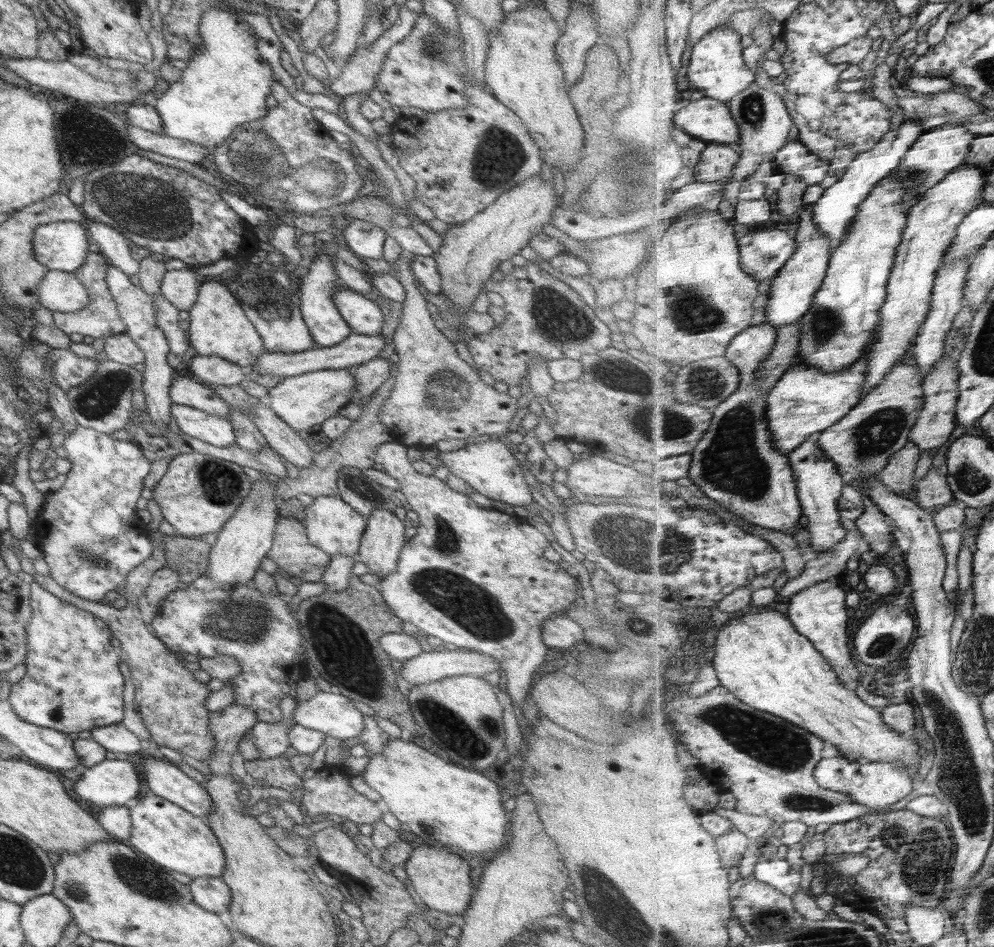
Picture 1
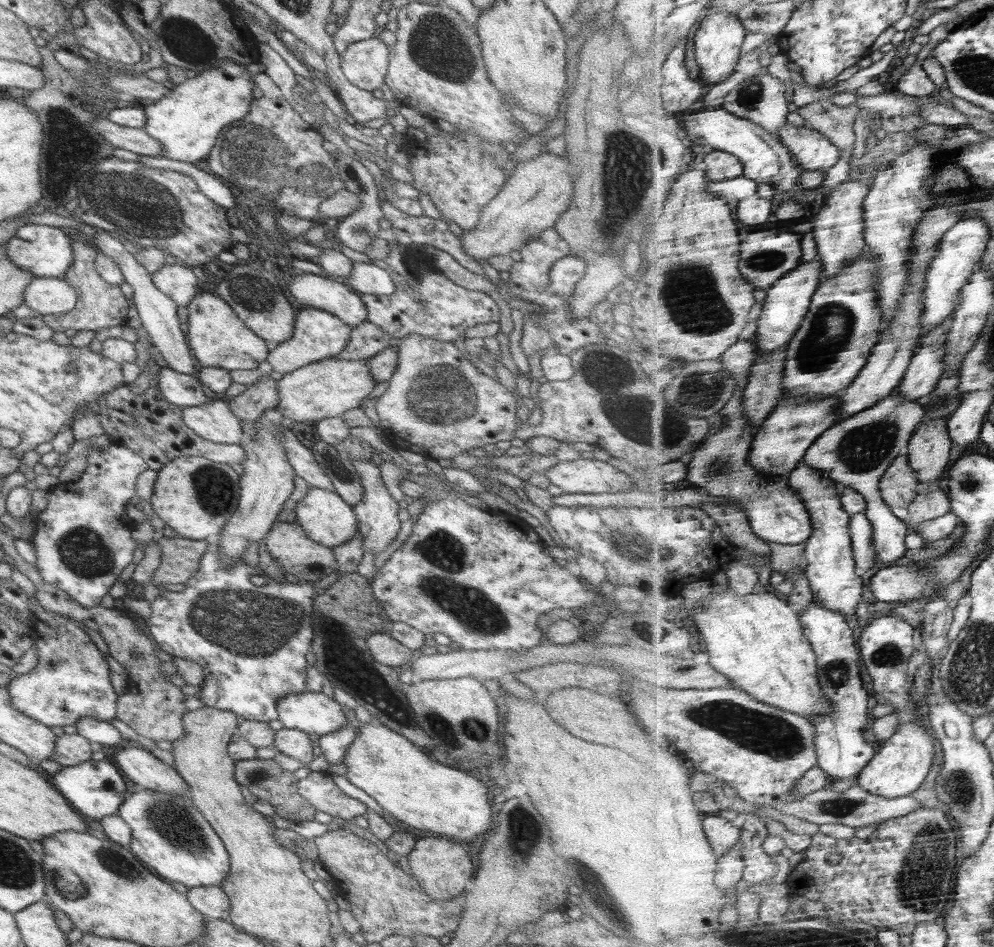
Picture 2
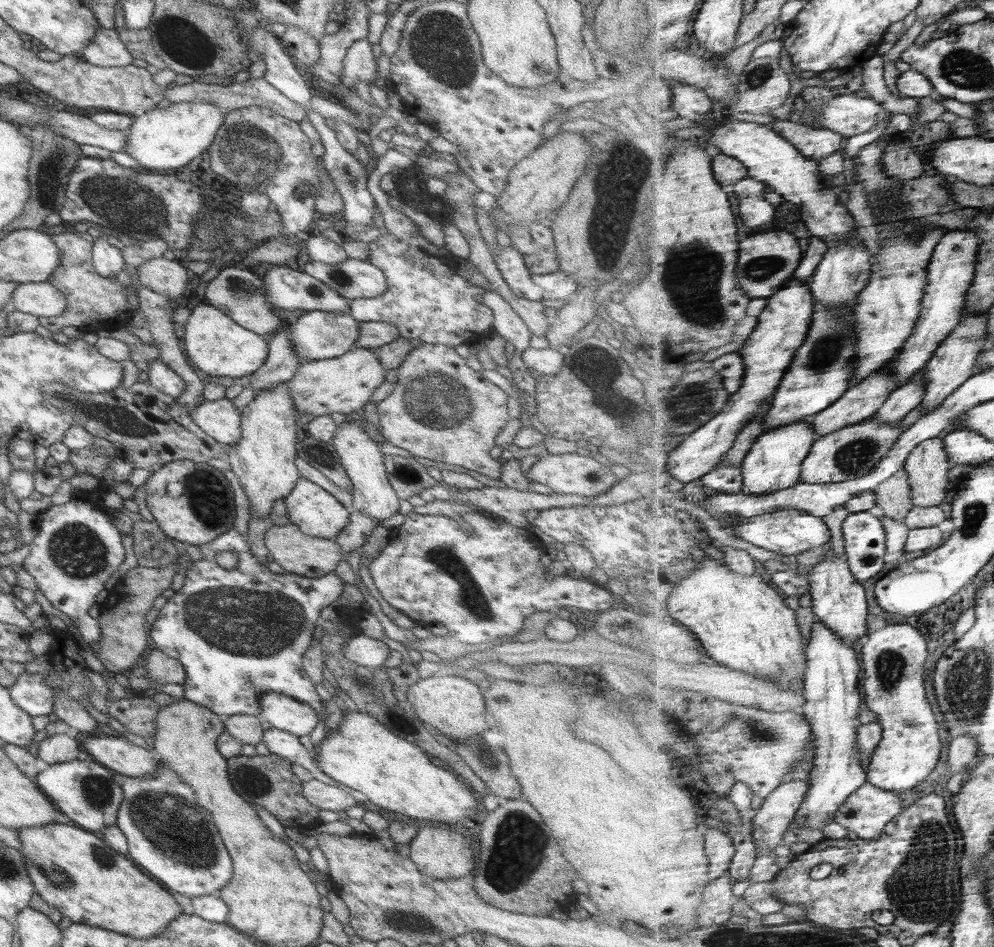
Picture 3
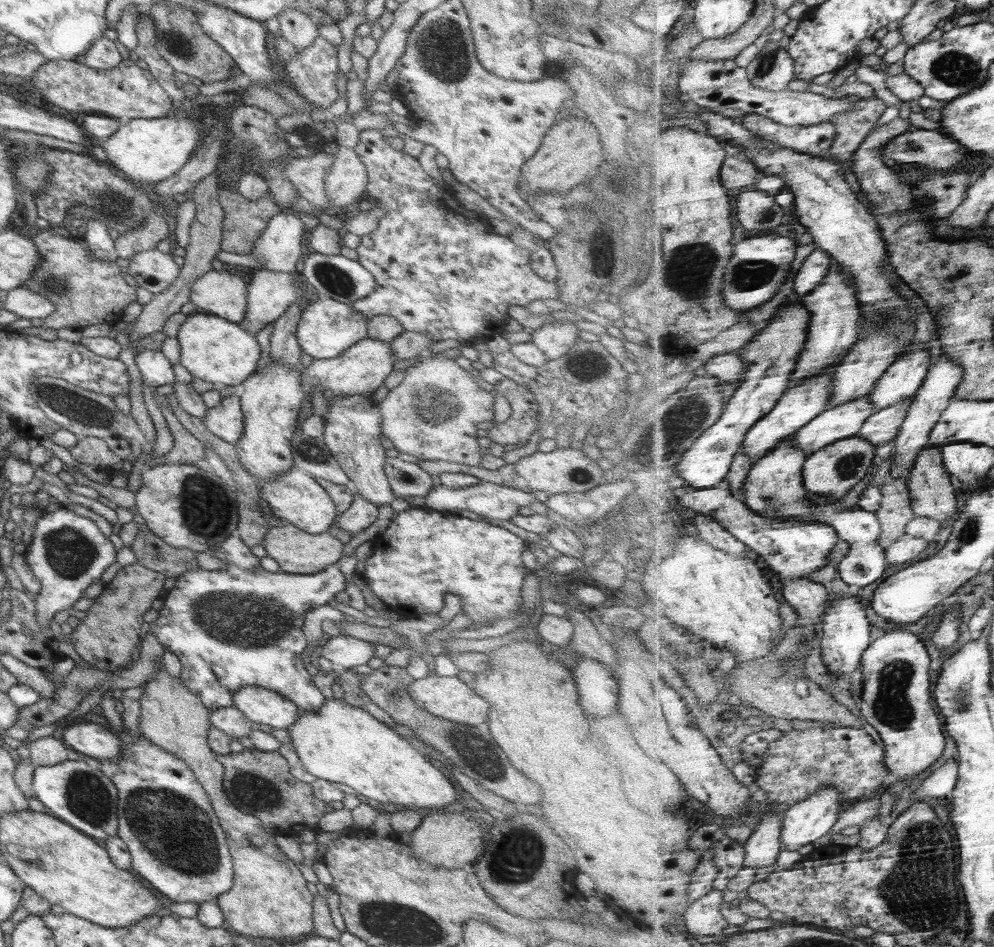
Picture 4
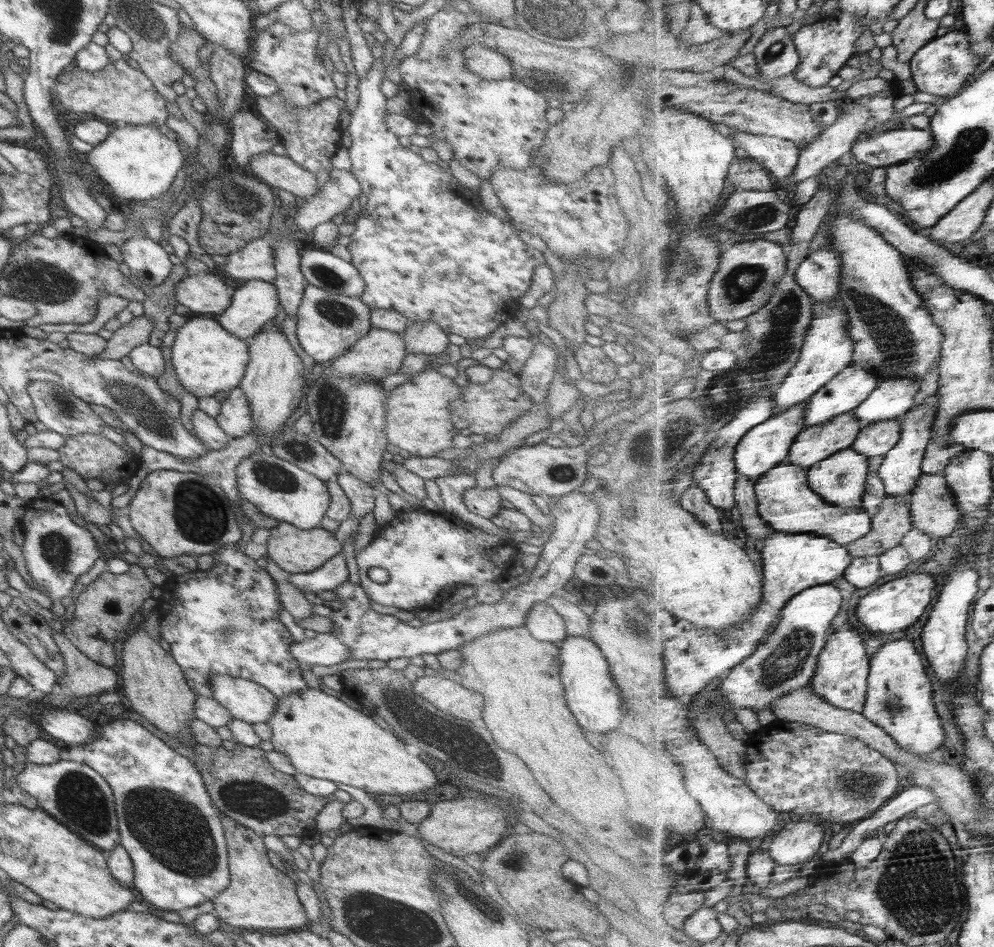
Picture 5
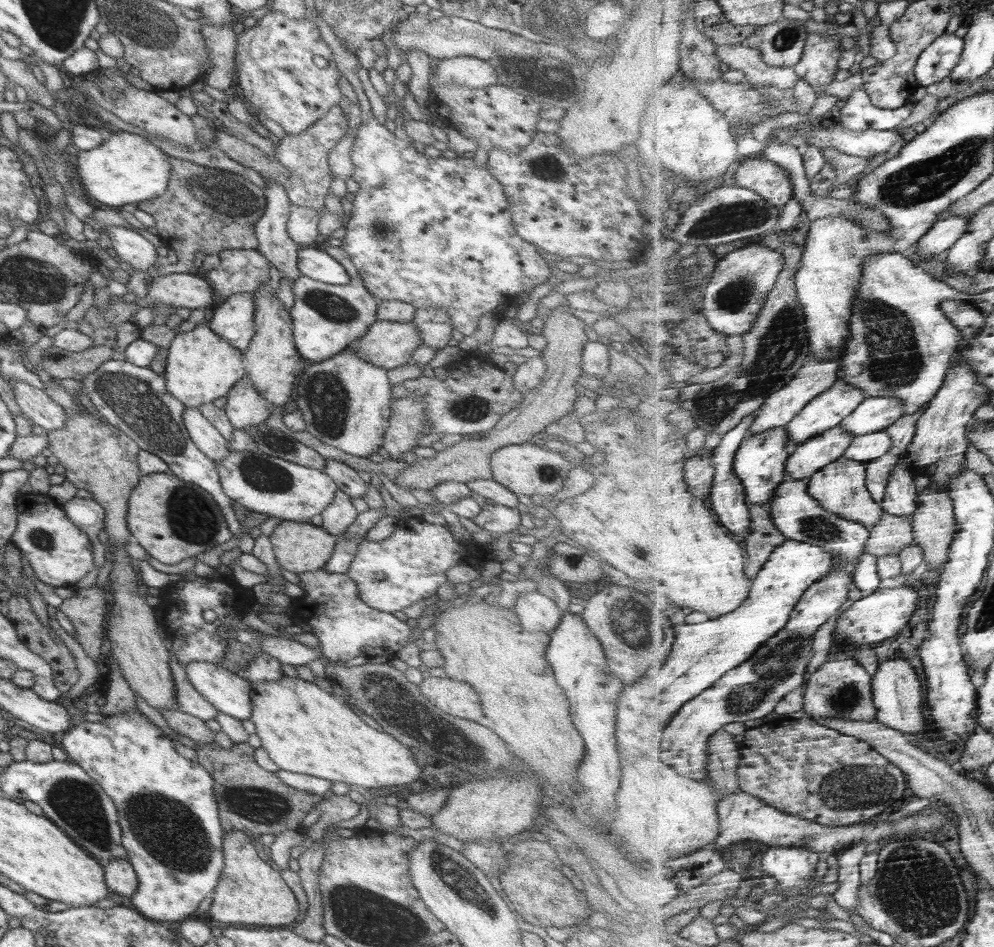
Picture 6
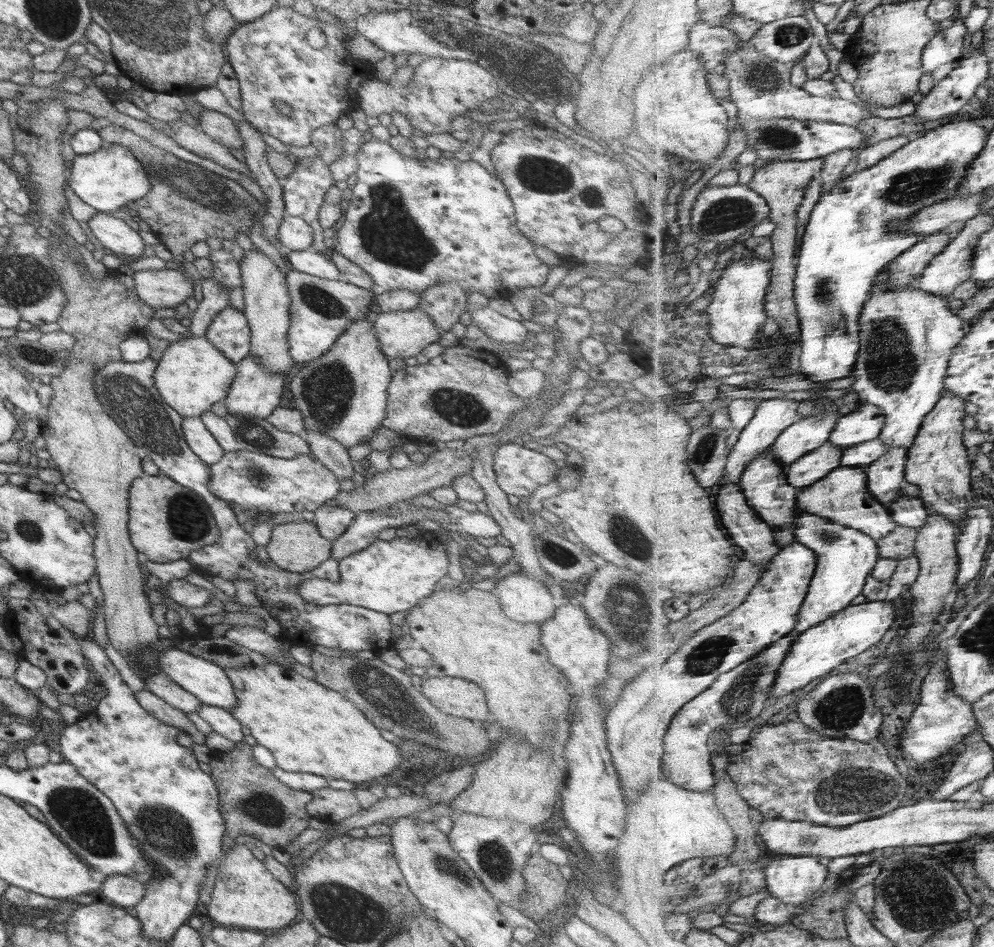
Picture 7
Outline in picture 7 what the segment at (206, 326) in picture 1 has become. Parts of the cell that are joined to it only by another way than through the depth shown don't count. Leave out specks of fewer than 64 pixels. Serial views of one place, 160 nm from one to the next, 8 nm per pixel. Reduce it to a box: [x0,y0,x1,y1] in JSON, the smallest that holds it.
[153,336,235,417]

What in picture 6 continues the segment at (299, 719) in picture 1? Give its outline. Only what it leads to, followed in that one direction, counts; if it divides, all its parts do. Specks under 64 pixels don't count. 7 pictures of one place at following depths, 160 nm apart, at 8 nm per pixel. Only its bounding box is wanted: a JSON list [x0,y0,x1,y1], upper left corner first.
[183,662,252,721]

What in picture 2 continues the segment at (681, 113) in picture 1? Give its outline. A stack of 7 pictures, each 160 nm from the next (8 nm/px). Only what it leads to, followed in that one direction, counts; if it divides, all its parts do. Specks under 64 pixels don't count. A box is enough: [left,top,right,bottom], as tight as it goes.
[679,107,804,192]

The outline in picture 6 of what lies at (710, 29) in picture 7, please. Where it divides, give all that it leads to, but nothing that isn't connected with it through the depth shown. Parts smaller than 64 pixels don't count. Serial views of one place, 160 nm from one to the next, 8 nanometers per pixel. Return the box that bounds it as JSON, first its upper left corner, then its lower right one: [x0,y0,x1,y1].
[714,44,800,91]

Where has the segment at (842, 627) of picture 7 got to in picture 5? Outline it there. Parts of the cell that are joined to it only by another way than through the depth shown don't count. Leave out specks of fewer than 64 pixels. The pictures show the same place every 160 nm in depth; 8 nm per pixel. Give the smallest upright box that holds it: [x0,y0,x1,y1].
[854,573,937,632]

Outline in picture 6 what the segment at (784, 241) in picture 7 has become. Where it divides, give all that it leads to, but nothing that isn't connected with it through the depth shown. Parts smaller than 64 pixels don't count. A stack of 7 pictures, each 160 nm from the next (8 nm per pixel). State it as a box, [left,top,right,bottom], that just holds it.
[735,159,793,208]

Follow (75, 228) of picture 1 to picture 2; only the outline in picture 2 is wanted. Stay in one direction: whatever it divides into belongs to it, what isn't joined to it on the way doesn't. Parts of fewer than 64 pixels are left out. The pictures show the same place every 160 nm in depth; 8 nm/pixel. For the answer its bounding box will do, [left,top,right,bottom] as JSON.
[4,224,73,278]

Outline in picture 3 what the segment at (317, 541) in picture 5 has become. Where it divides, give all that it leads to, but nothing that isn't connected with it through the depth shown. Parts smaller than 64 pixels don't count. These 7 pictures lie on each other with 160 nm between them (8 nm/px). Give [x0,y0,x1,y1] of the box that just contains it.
[264,522,342,579]

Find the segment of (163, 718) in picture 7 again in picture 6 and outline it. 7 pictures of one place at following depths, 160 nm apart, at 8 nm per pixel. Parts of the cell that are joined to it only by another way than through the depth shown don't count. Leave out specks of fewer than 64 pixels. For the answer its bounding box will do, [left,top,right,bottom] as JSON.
[159,709,214,743]

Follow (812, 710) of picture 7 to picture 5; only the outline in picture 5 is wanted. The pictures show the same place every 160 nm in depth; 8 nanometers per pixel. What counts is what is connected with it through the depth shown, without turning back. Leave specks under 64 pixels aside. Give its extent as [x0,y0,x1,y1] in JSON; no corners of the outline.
[811,623,870,713]

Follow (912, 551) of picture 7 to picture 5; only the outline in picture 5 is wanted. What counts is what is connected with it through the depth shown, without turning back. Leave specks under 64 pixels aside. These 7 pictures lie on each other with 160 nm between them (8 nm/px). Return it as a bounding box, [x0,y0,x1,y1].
[847,495,914,559]

